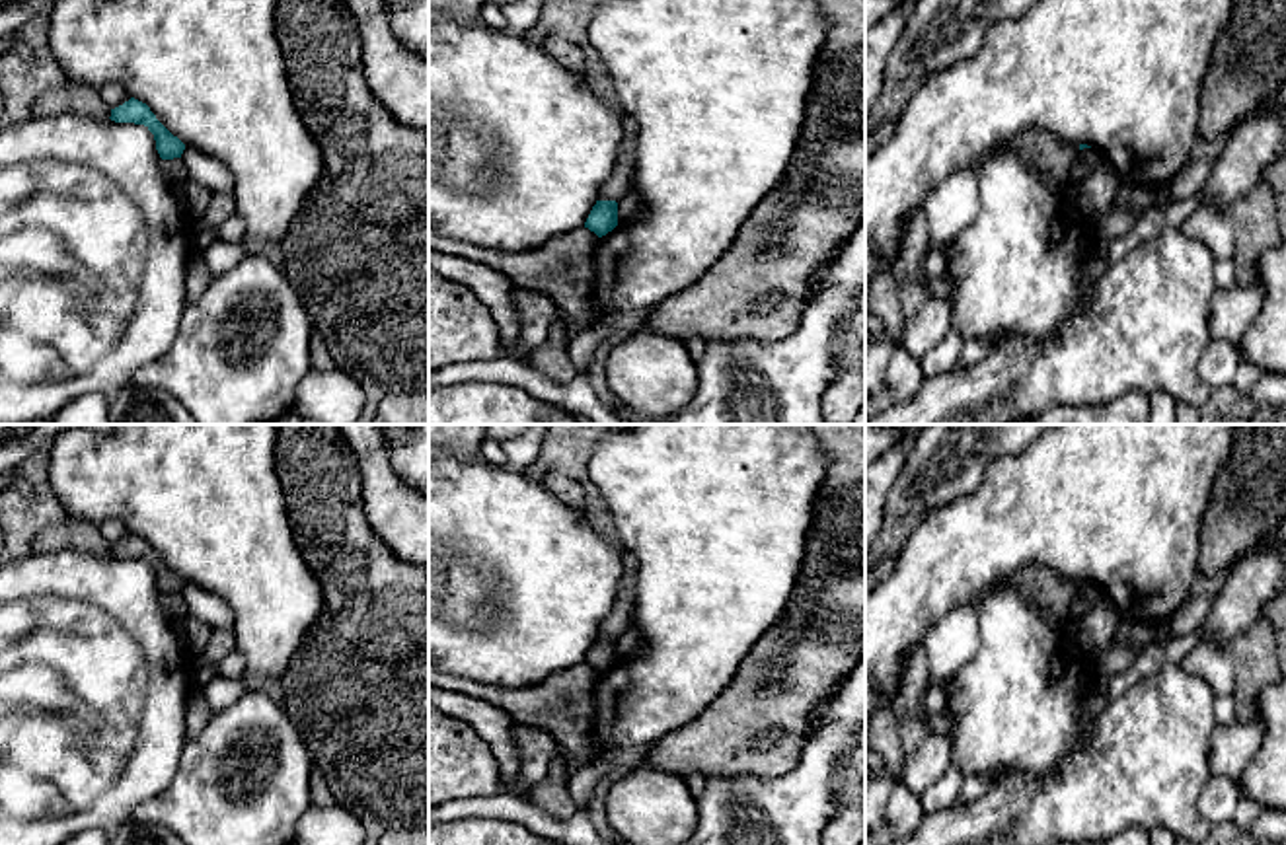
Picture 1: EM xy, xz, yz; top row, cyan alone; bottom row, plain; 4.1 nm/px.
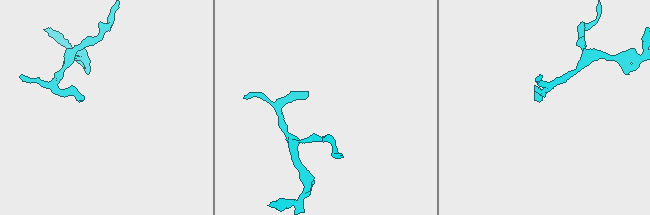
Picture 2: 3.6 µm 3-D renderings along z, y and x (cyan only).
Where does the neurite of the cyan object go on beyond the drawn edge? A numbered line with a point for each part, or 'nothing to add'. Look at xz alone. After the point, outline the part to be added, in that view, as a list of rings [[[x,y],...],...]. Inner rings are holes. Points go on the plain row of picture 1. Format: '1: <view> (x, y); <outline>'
1: xz (620, 618); [[[625,555],[624,576],[616,592],[616,602],[610,613],[600,623],[598,637],[620,639],[625,631],[633,629],[635,572],[637,572],[637,561],[631,555]]]

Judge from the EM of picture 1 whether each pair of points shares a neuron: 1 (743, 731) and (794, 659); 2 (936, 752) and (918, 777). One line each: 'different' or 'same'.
1: same
2: same

